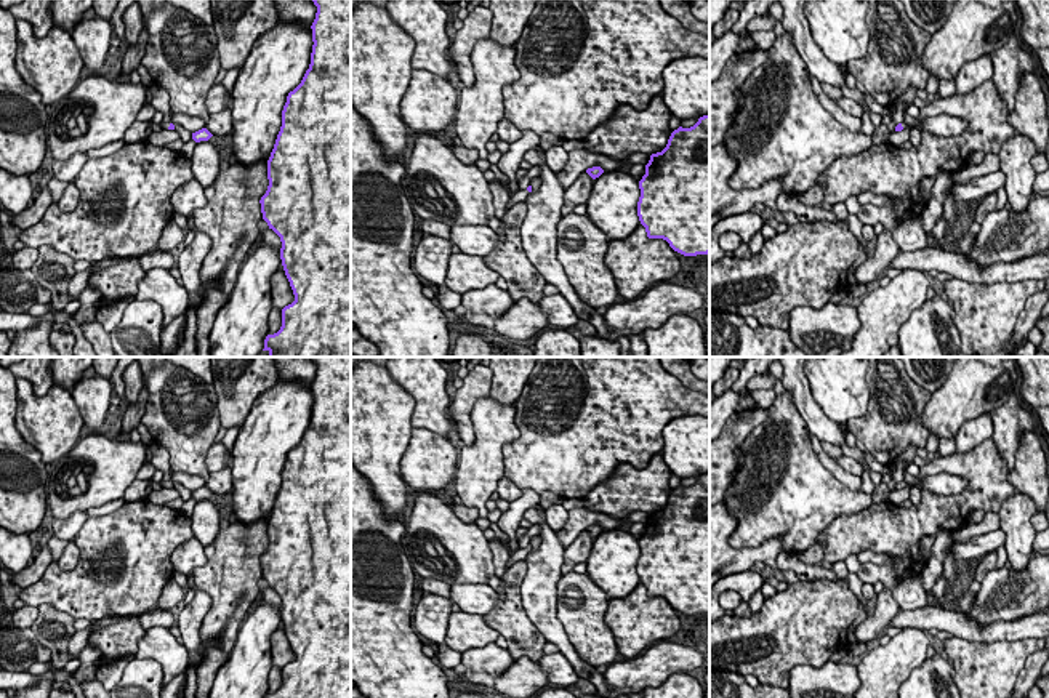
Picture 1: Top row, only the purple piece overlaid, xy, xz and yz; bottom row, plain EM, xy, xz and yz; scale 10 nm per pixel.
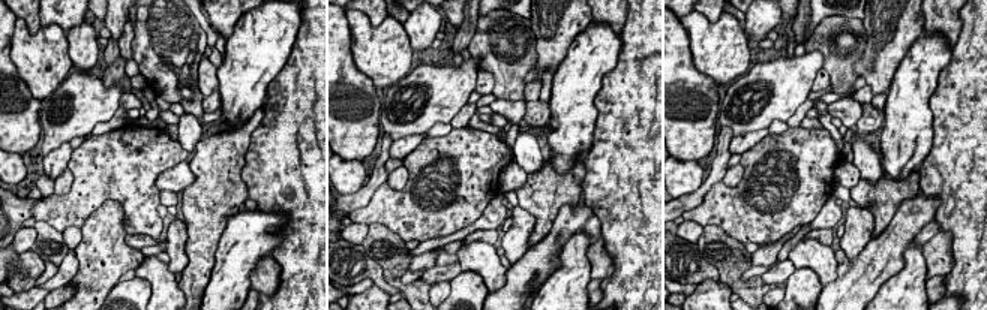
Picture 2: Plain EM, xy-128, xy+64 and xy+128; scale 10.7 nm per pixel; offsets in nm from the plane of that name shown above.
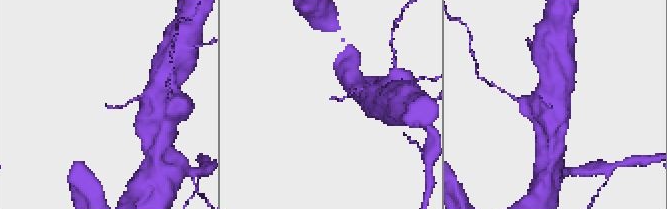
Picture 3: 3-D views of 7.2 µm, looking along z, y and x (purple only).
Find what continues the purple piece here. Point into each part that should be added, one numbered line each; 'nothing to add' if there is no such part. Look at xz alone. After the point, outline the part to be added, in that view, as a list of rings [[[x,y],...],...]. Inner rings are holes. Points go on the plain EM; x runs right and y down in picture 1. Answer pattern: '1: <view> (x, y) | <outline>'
nothing to add

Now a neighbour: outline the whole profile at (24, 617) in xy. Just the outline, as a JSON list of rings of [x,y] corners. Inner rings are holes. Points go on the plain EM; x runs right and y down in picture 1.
[[[24,605],[13,613],[13,624],[19,629],[30,629],[38,616],[38,607]]]

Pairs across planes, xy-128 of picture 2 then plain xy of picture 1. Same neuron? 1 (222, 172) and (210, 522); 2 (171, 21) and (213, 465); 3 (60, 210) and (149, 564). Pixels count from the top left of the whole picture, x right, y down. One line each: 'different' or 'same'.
1: different
2: different
3: same

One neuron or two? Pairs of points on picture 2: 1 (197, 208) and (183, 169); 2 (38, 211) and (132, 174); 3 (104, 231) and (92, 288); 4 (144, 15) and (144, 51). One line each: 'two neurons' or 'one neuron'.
1: two neurons
2: one neuron
3: one neuron
4: one neuron

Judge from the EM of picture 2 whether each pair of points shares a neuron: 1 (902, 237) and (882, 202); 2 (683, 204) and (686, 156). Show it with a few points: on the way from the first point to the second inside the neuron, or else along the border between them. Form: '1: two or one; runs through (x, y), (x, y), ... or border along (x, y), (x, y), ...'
1: two; border along (917, 195), (905, 199), (890, 223), (872, 238)
2: two; border along (704, 181), (693, 192), (683, 193), (678, 198)

